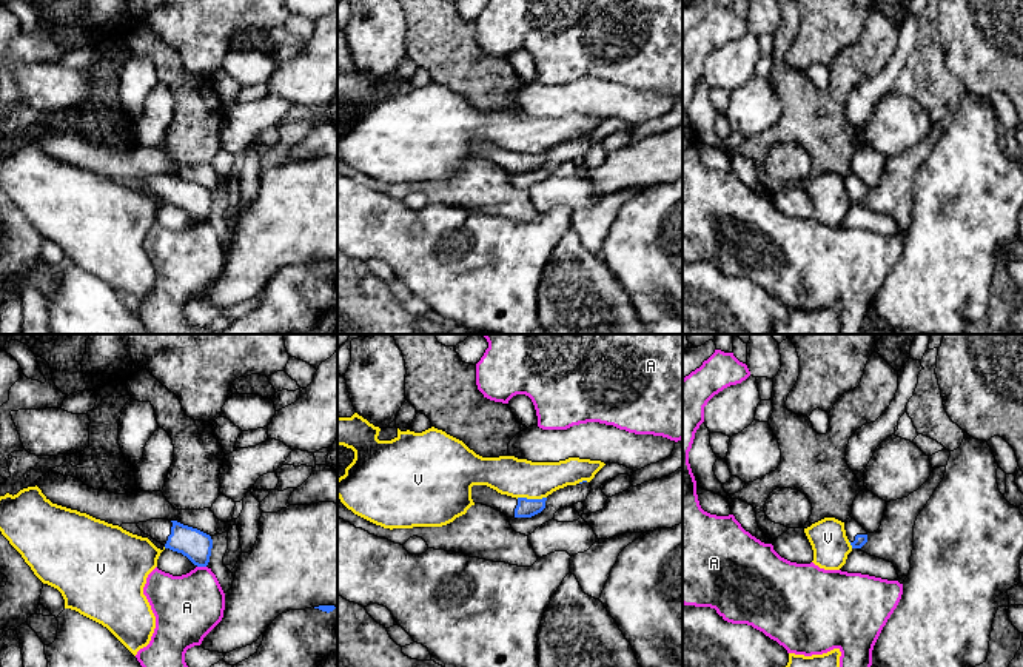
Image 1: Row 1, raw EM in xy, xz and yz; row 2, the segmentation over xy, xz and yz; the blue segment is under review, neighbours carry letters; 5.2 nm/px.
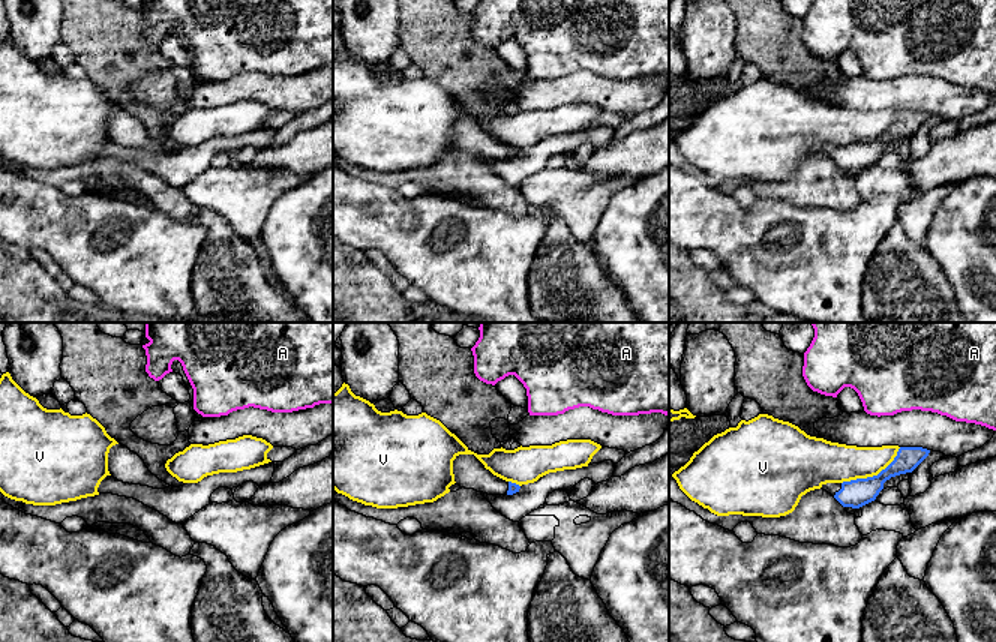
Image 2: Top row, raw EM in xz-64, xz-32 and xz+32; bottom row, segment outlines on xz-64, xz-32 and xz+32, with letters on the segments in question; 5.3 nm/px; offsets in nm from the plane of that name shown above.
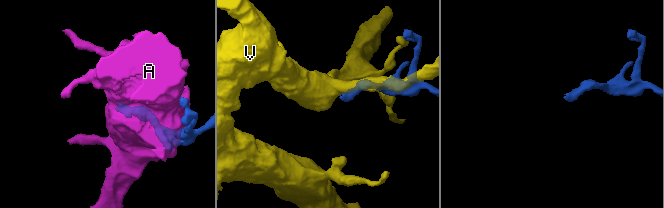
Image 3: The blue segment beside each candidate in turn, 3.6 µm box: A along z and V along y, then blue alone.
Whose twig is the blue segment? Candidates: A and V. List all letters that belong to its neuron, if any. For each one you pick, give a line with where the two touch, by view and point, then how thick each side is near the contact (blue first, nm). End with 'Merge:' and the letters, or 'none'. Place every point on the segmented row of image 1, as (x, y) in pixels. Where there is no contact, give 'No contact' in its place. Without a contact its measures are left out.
Merge: none

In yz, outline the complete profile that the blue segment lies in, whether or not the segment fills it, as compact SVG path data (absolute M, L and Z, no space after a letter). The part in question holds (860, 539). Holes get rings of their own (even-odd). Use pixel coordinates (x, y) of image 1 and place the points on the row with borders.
M846 519L844 530L852 548L861 548L867 542L867 531L855 519Z

